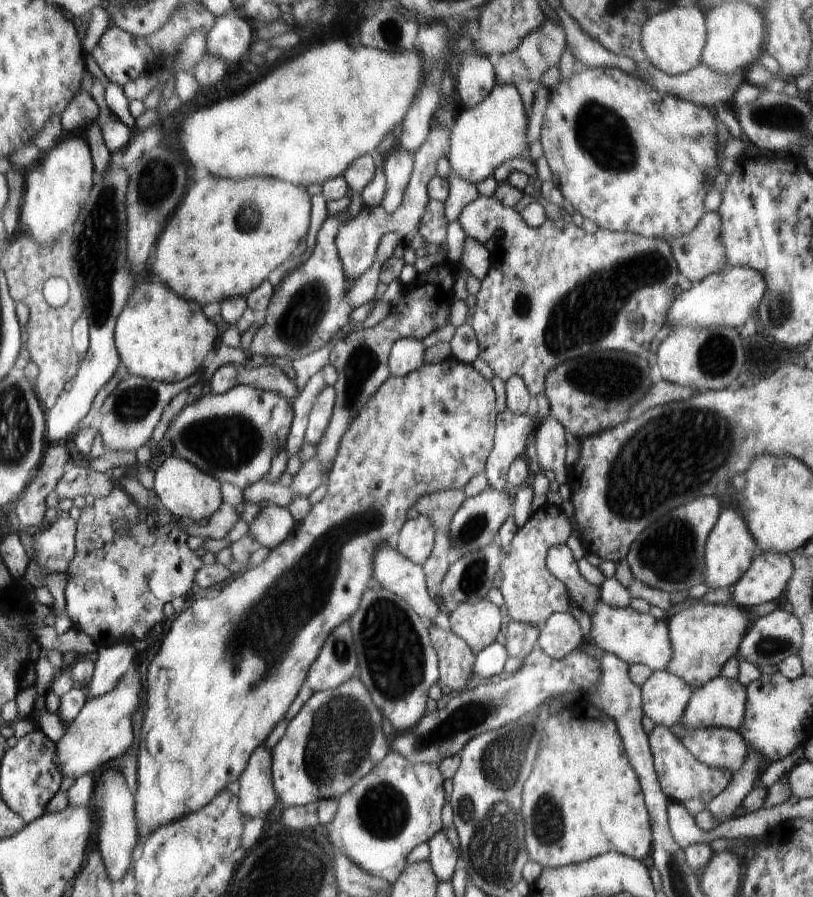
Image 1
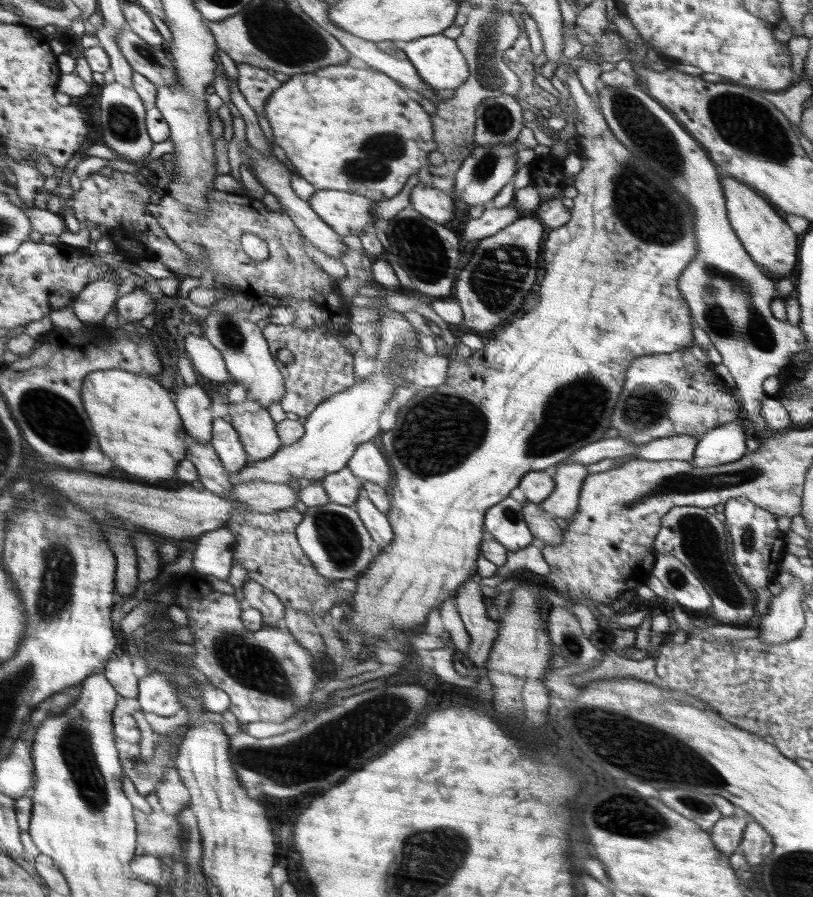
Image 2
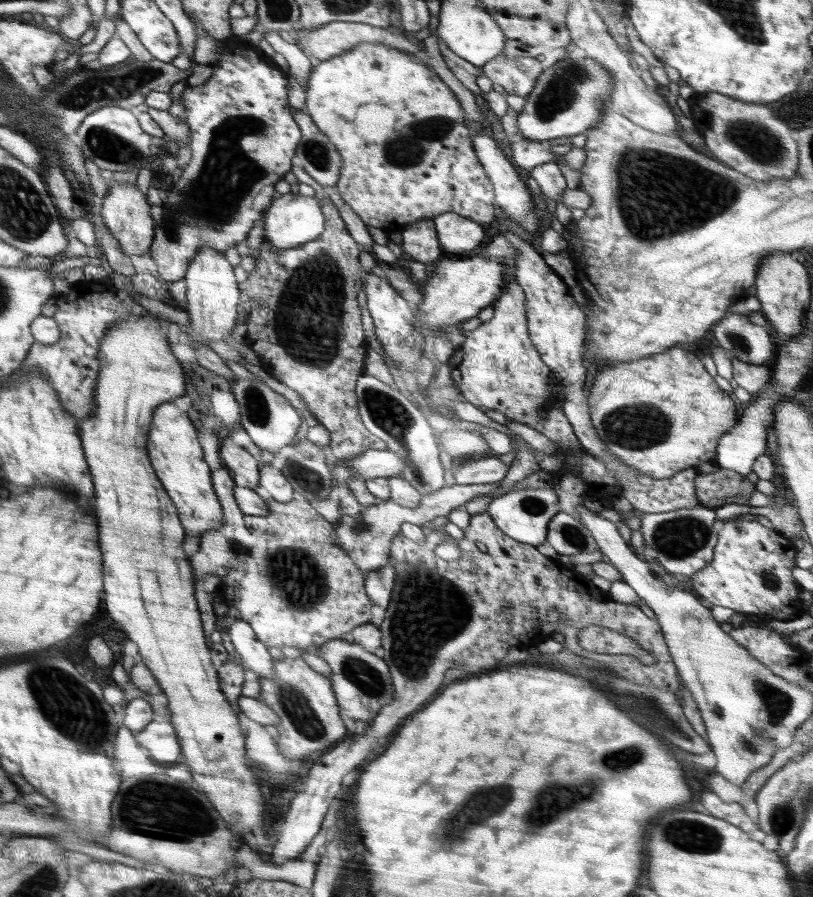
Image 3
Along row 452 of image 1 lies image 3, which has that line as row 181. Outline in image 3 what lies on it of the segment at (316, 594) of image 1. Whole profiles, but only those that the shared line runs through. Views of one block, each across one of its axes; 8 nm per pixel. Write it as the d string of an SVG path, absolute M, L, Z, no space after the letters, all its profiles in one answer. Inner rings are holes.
M362 42L358 43L354 48L333 56L325 61L320 61L315 64L314 70L309 74L307 87L305 88L305 112L311 116L314 124L323 132L328 140L337 148L342 159L342 166L340 169L340 176L338 177L337 191L342 197L342 200L364 221L364 224L371 227L381 228L387 234L402 232L403 228L411 222L418 220L419 218L432 219L435 216L443 215L445 212L455 212L464 218L475 220L480 224L490 223L494 220L494 199L495 192L493 184L488 180L484 168L480 164L478 157L473 149L473 133L472 130L466 127L464 123L464 110L460 106L460 101L454 95L454 92L450 90L448 85L438 77L436 72L427 64L423 56L422 60L414 60L411 57L412 53L386 46L381 42ZM360 106L380 106L380 122L384 124L392 124L390 132L386 134L376 134L376 138L368 138L368 130L378 130L376 124L372 124L372 118L360 118L356 112Z

